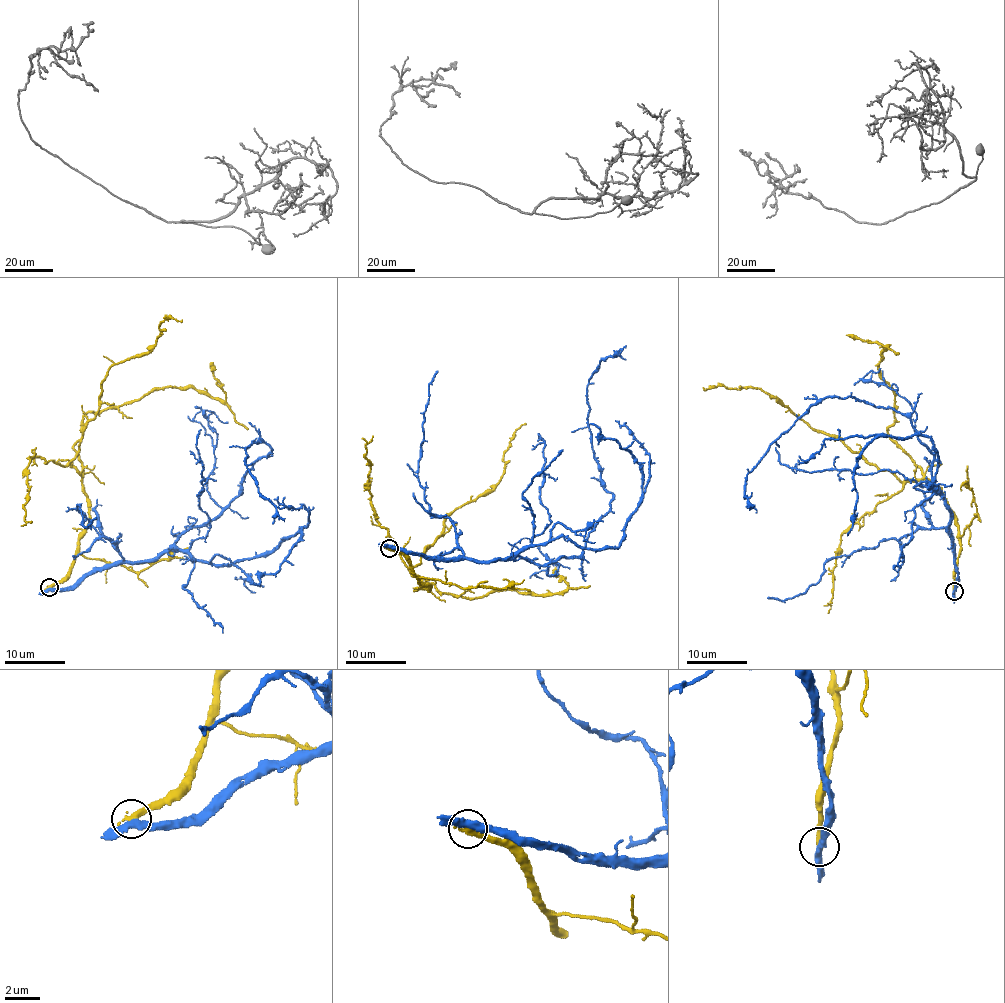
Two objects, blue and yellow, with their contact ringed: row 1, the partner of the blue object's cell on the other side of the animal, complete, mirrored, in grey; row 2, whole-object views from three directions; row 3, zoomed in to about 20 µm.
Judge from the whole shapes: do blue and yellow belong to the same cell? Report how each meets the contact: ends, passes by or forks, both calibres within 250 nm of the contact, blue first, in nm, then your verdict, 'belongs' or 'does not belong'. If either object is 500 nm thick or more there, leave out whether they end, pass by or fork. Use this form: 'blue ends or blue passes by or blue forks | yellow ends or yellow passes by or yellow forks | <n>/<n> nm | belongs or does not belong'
blue passes by | yellow ends | 360/380 nm | does not belong

